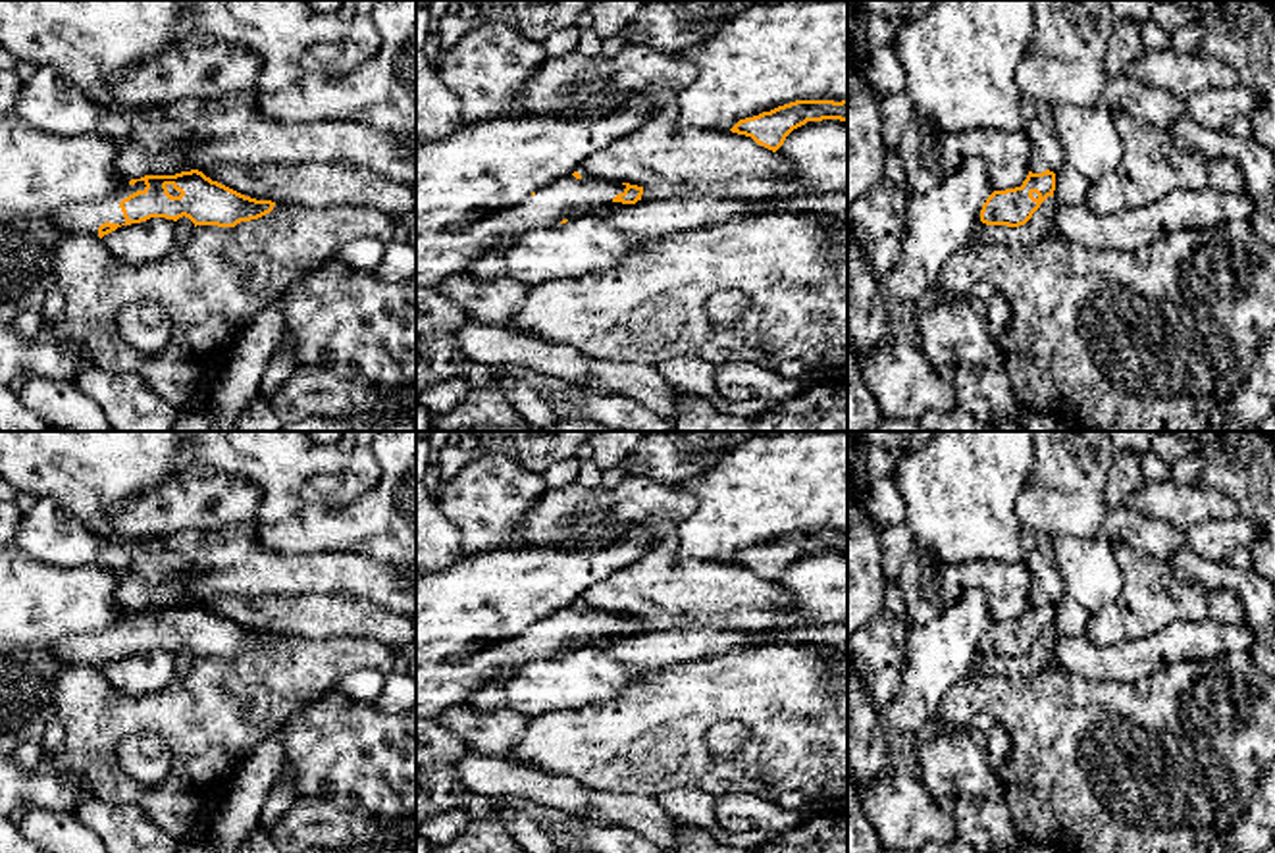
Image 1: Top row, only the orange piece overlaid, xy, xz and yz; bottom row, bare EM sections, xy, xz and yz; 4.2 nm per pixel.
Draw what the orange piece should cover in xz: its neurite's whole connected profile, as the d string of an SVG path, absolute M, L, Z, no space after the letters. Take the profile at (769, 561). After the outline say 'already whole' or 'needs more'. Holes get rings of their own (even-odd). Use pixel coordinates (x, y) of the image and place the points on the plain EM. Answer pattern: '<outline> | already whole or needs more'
M795 531L740 551L730 562L751 568L757 576L776 583L786 568L807 553L840 551L847 555L847 531Z | already whole

